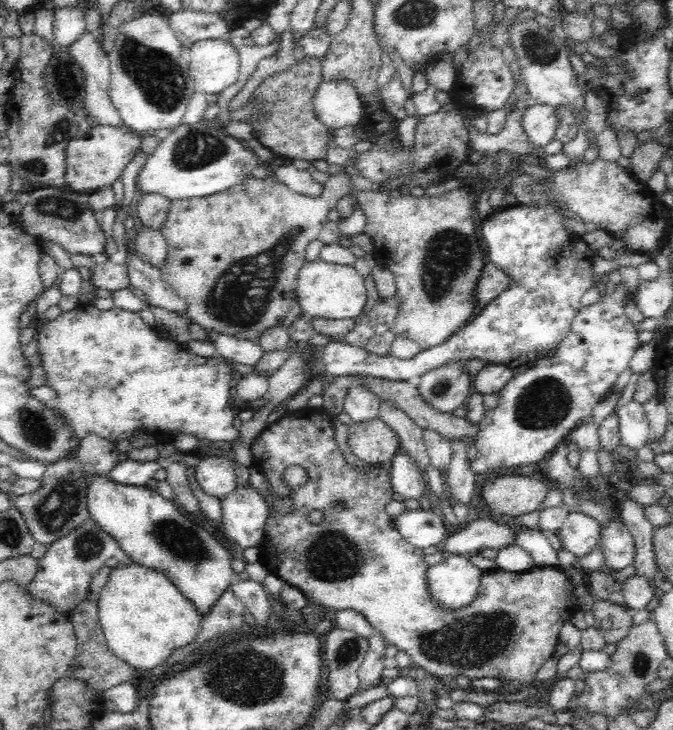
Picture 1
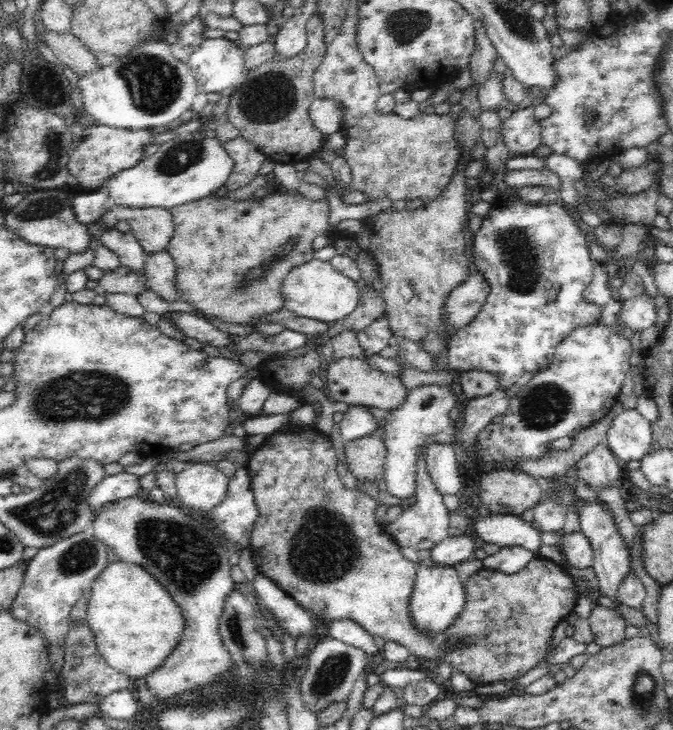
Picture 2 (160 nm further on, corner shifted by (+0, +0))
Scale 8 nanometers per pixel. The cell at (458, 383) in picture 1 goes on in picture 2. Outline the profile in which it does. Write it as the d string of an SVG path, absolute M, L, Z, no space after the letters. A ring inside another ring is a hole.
M423 385L408 391L404 404L390 411L390 416L381 422L384 430L384 445L388 450L382 482L388 494L401 499L415 495L419 449L428 446L426 439L429 436L427 435L436 435L439 432L451 430L453 423L449 418L449 412L454 407L461 407L463 401L457 385Z

